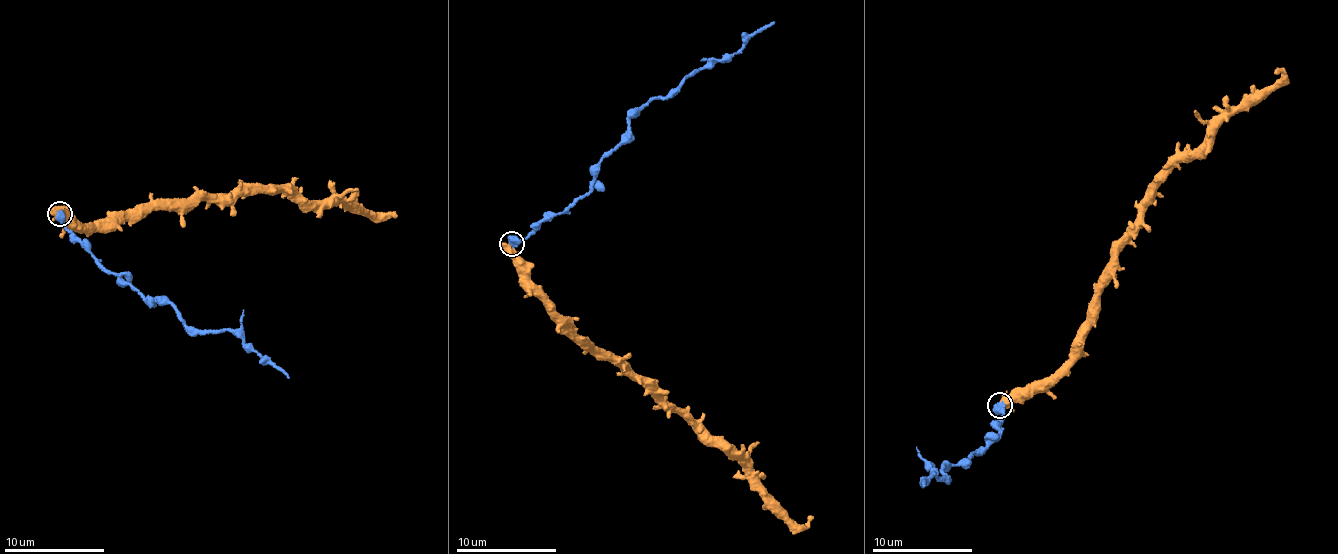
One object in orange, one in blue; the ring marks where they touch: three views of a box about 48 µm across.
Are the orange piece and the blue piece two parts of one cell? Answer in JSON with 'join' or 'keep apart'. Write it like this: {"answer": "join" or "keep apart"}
{"answer": "keep apart"}

